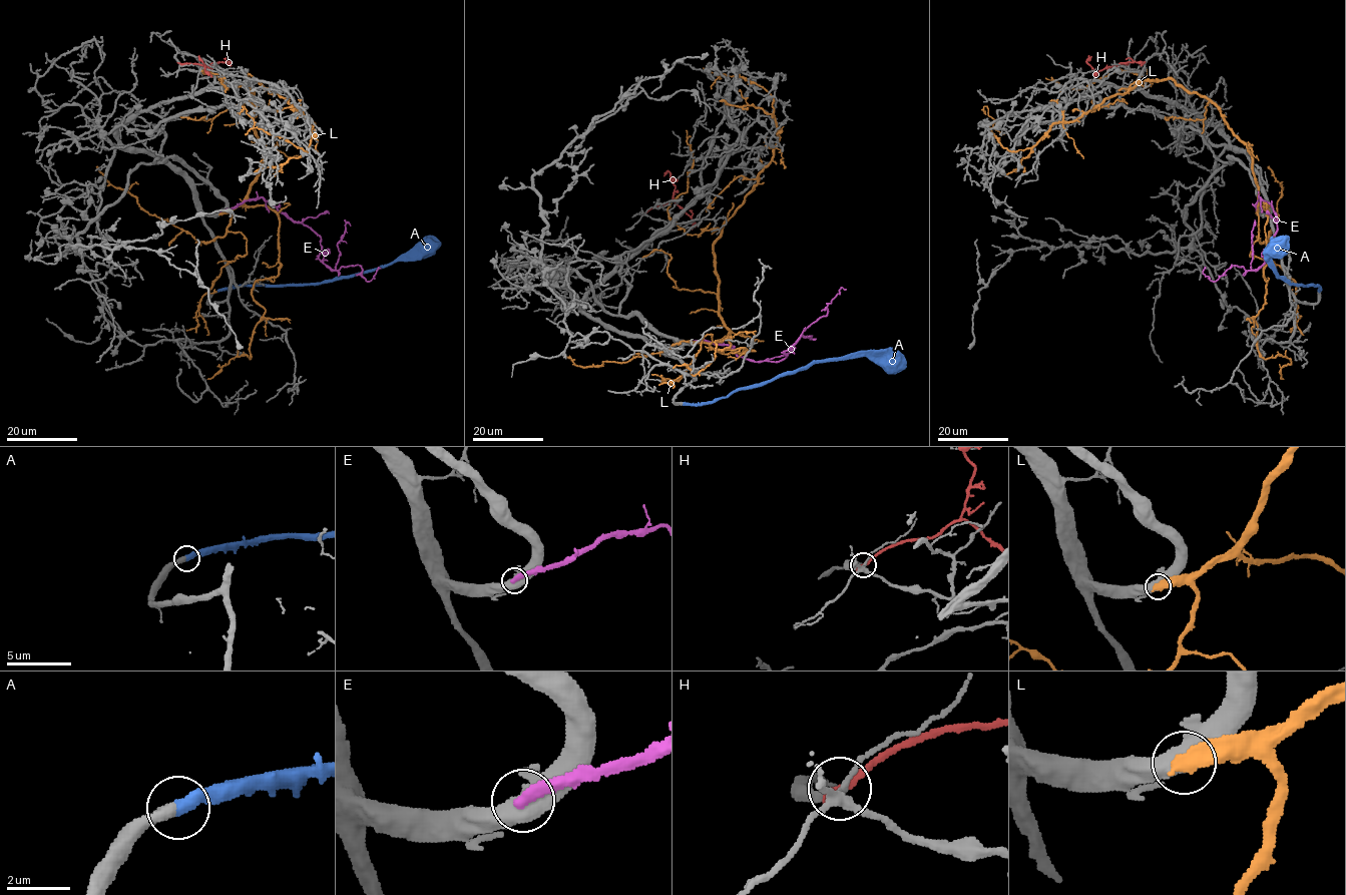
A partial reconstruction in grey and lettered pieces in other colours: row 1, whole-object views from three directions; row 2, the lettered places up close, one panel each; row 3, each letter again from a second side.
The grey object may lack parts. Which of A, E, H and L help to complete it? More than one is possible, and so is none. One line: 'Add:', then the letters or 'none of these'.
Add: A

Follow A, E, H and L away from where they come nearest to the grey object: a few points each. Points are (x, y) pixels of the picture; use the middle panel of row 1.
A: (683, 403), (714, 403), (740, 389), (758, 387), (815, 363), (837, 359), (895, 356), (906, 367)
E: (686, 343), (706, 340), (729, 345), (748, 359), (780, 361), (804, 330), (827, 314), (840, 290), (846, 290)
H: (644, 212), (664, 205), (671, 198), (676, 187), (668, 170), (663, 175)
L: (686, 342), (729, 337), (714, 242), (779, 139), (771, 94), (748, 79), (720, 78), (703, 68)

